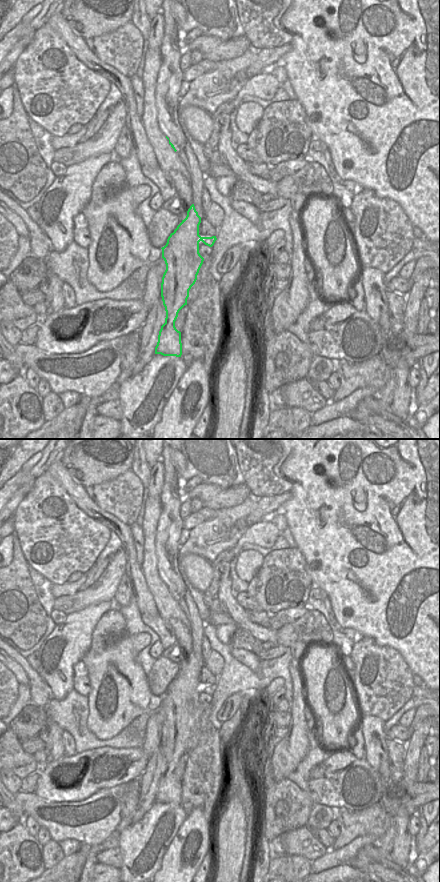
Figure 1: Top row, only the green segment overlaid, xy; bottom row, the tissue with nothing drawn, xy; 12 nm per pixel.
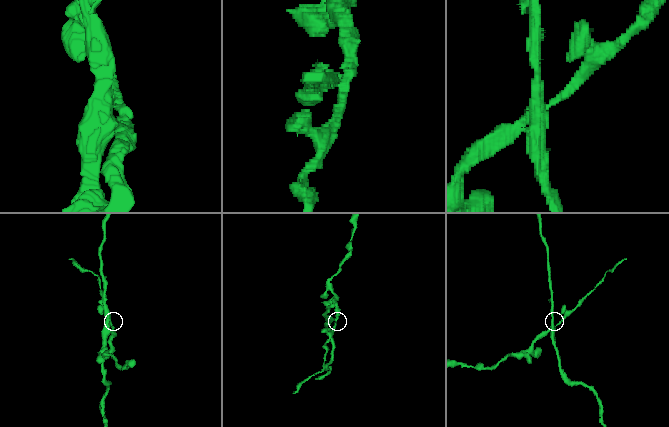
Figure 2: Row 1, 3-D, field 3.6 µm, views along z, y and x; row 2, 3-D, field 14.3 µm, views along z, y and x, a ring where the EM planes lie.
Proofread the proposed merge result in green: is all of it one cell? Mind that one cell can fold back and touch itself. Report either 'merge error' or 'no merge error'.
merge error

